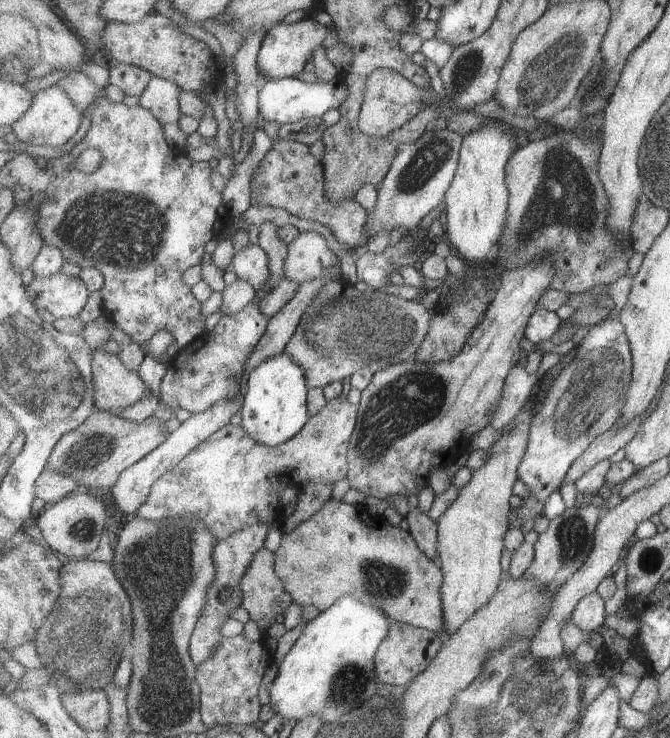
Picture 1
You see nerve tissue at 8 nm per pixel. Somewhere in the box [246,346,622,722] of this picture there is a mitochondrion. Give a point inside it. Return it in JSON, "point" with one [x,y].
{"point":[419,399]}

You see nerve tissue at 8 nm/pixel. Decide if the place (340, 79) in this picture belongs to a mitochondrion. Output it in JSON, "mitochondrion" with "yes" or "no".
{"mitochondrion":"no"}

